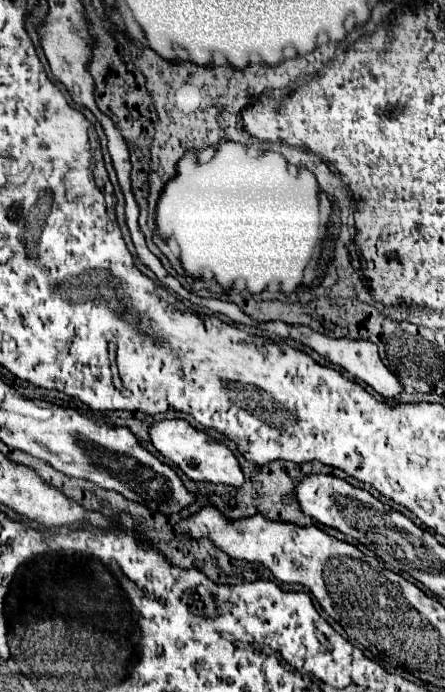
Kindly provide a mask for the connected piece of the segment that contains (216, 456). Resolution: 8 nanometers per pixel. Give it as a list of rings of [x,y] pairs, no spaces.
[[[161,420],[151,424],[149,438],[153,446],[175,466],[179,466],[189,480],[195,482],[215,482],[215,484],[227,484],[239,488],[243,484],[243,472],[239,468],[237,458],[233,452],[213,438],[209,438],[205,432],[195,430],[187,420]]]

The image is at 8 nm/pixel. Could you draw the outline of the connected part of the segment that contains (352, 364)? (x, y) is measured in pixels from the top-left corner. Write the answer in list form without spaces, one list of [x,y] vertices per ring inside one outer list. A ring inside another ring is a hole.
[[[301,326],[301,342],[307,344],[309,348],[313,348],[319,356],[323,356],[325,360],[329,360],[331,364],[341,366],[343,370],[347,370],[351,376],[363,380],[367,386],[371,386],[375,392],[379,392],[385,398],[395,398],[403,388],[397,380],[397,376],[393,372],[389,372],[379,354],[377,354],[377,346],[369,340],[349,340],[349,338],[329,338],[325,334],[319,334],[307,326]]]

